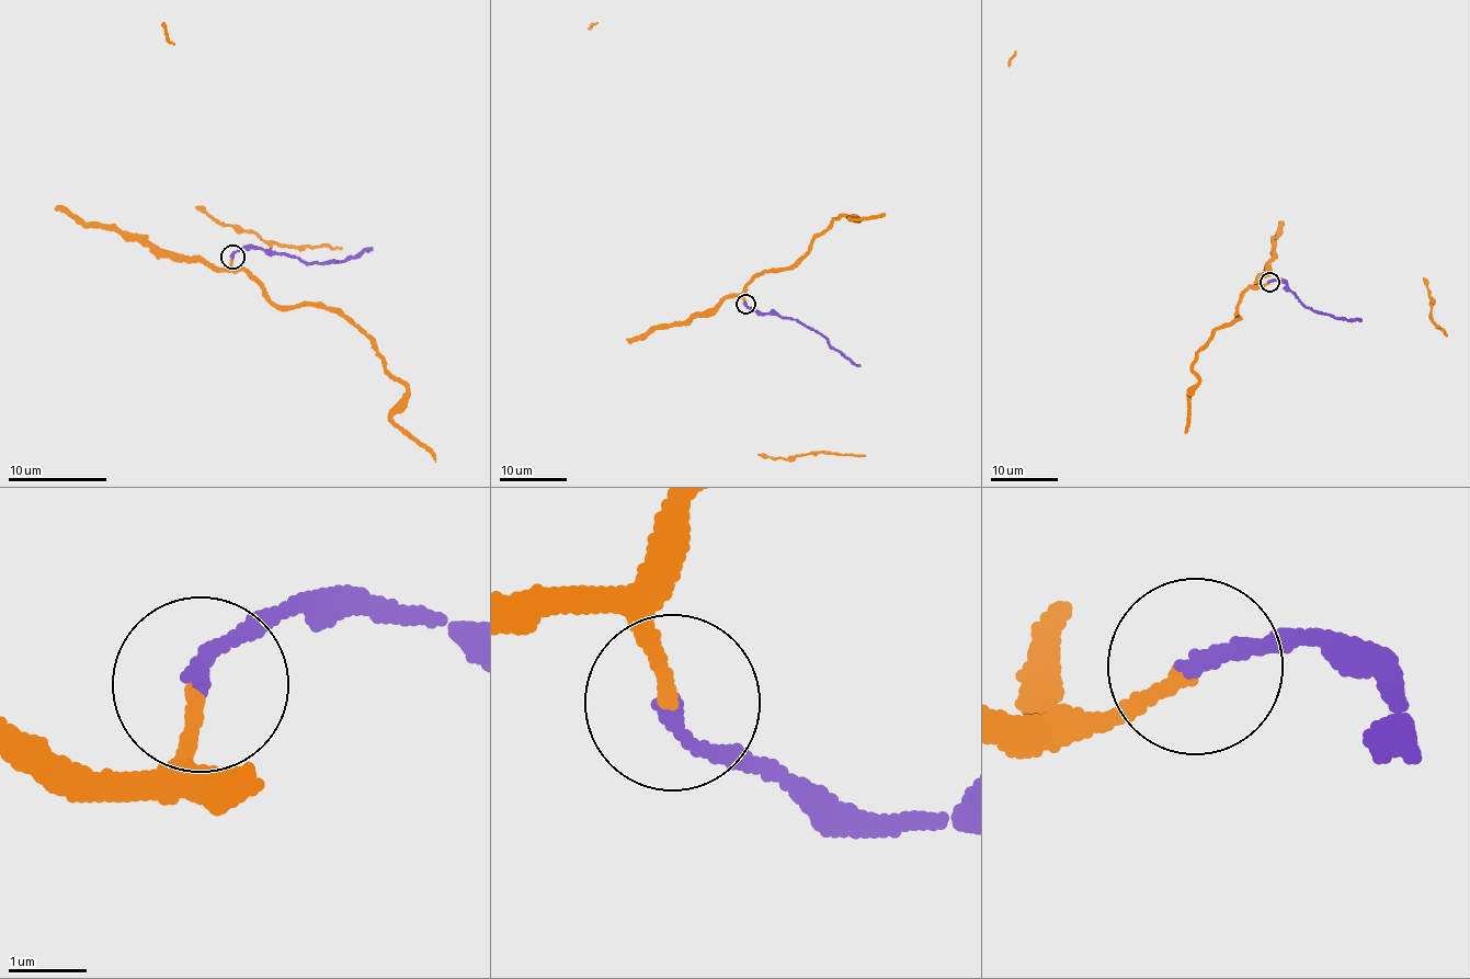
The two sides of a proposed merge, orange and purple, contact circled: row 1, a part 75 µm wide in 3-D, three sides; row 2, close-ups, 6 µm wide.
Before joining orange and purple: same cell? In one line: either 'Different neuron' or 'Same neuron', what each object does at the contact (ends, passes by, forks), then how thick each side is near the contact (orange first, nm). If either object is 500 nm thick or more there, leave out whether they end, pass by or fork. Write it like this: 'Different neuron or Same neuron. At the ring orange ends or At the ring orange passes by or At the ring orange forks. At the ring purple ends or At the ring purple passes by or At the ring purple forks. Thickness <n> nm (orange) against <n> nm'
Same neuron. At the ring orange ends. At the ring purple ends. Thickness 180 nm (orange) against 200 nm

